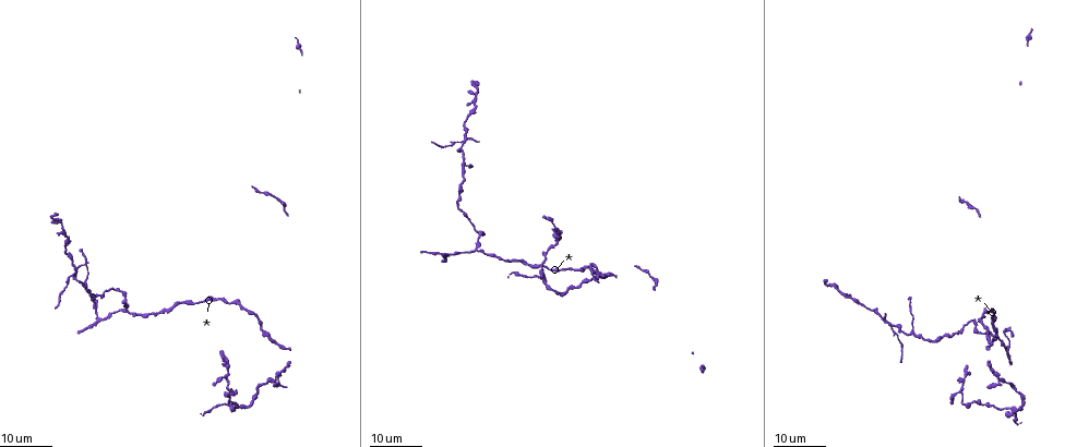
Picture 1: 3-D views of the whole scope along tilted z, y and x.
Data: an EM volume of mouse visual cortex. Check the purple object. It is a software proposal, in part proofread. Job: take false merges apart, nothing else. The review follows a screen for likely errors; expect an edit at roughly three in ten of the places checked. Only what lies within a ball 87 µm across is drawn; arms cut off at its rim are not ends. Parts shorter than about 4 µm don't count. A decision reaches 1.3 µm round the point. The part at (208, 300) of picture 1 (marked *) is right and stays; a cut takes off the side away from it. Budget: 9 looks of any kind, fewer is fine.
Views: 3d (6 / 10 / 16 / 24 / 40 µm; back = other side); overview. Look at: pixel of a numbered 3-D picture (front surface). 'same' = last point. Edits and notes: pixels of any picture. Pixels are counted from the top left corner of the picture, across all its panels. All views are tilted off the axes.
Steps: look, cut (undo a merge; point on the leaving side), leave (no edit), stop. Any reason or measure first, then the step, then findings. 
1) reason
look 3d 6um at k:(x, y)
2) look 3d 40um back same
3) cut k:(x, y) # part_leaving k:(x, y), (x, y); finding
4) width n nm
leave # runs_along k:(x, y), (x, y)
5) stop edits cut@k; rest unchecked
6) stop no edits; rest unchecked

side arm on a straight run
look 3d 24um at 1:(124, 312)

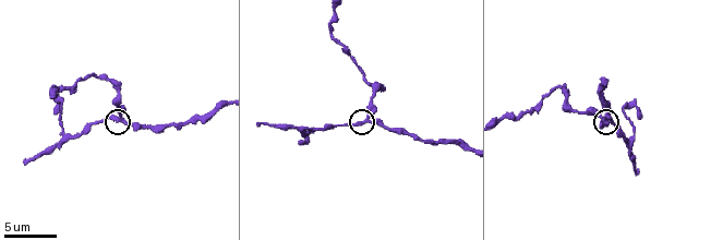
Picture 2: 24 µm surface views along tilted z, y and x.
look 3d 6um at 2:(365, 119)

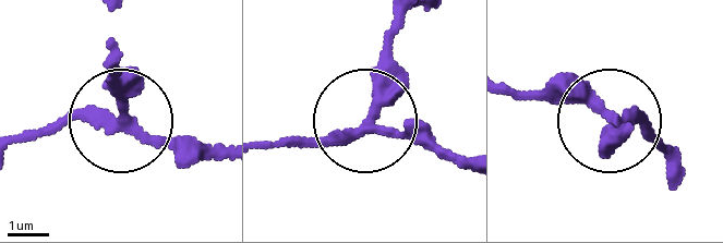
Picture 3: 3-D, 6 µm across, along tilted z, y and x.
look 3d 6um back at 3:(618, 118)

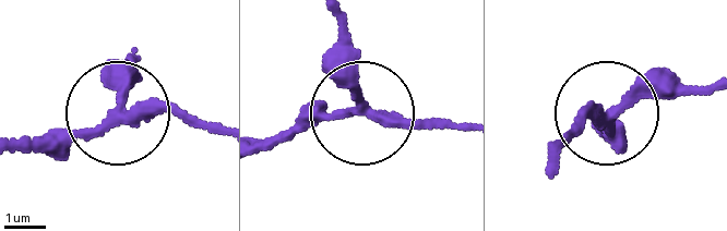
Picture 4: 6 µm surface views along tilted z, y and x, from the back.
width 250 nm
leave # runs_along 4:(13, 146), (48, 144), (124, 113), (218, 120); continuous, no second neuron

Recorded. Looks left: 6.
branch point
look 3d 6um at 2:(633, 139)

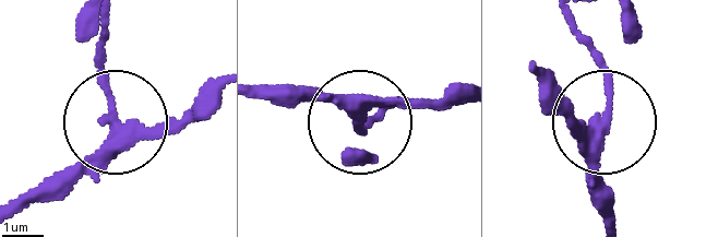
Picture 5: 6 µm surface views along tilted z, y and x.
look 3d 6um back at 5:(115, 130)

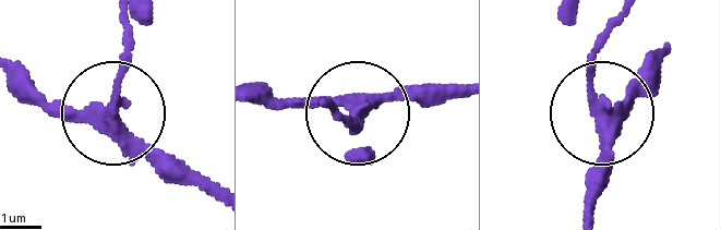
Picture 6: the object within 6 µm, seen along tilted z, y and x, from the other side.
width 270 nm
leave # all the same neuron

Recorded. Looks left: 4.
thin arm on a thick one
look 3d 16um at 1:(461, 161)

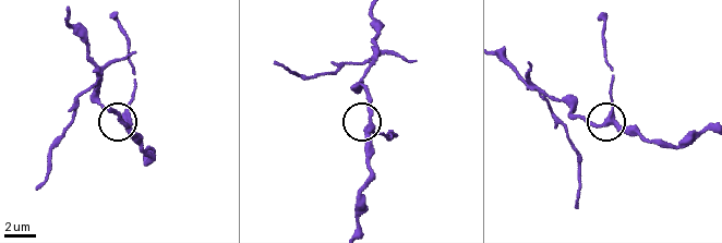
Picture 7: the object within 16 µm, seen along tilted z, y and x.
zoom in
look 3d 6um at 7:(371, 126)

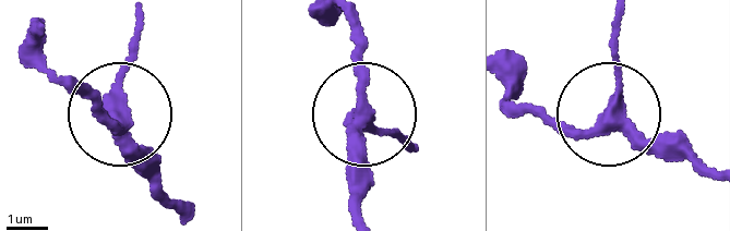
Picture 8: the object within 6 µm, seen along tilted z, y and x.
leave # runs_along 8:(363, 217), (367, 119), (409, 144); all the same neuron

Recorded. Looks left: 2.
thick turns thin
look 3d 24um at 1:(998, 384)

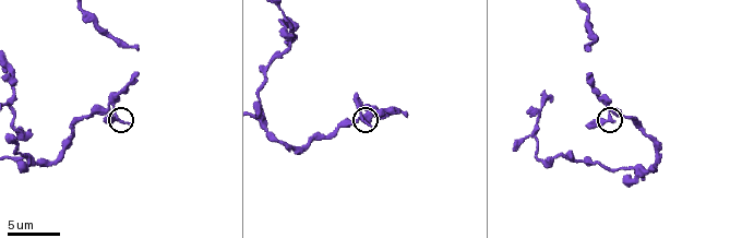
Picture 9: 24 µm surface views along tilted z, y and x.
look 3d 6um at 9:(605, 120)

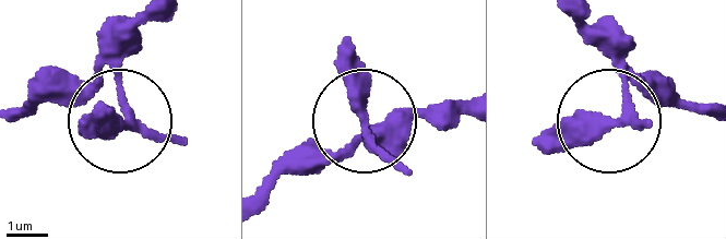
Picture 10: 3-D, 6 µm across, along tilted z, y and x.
width 260 nm
leave # runs_along 10:(145, 21), (122, 69), (122, 119); one neuron here

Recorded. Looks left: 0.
stop no edits; rest unchecked

